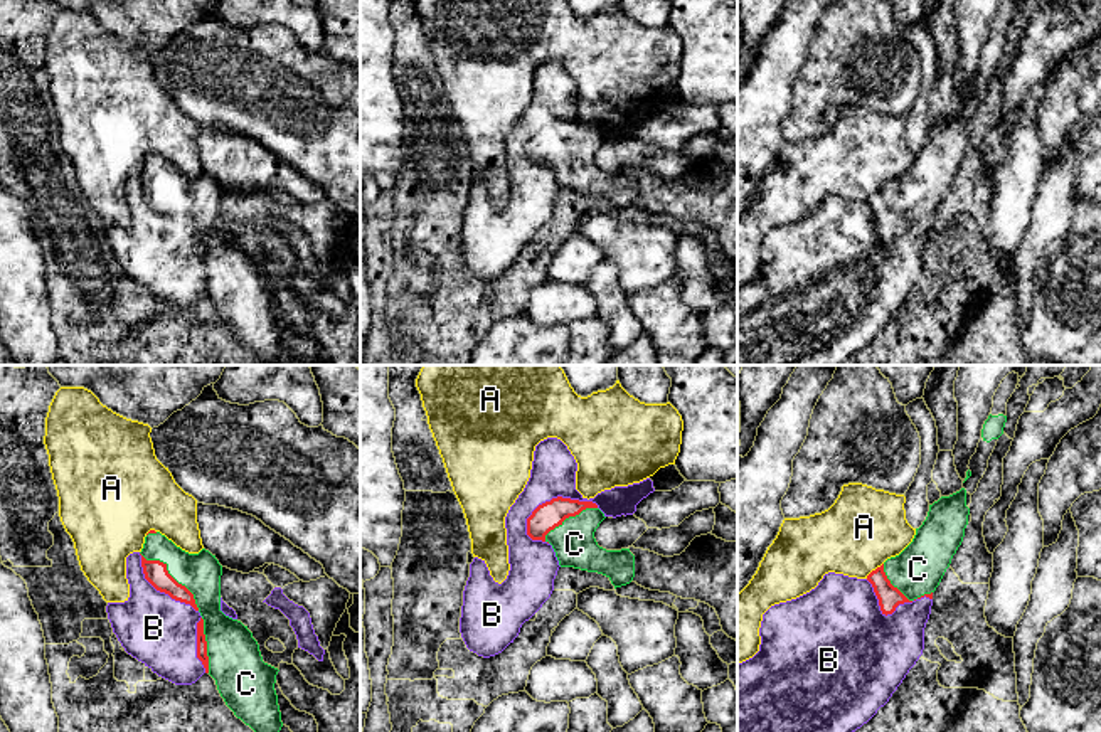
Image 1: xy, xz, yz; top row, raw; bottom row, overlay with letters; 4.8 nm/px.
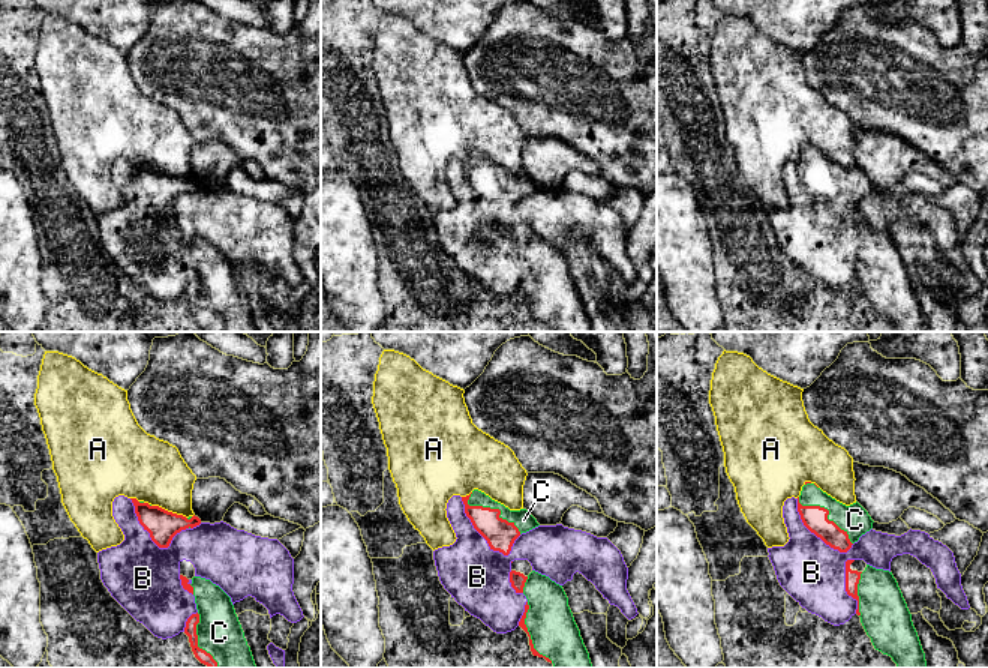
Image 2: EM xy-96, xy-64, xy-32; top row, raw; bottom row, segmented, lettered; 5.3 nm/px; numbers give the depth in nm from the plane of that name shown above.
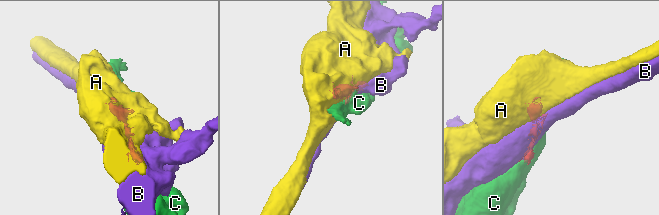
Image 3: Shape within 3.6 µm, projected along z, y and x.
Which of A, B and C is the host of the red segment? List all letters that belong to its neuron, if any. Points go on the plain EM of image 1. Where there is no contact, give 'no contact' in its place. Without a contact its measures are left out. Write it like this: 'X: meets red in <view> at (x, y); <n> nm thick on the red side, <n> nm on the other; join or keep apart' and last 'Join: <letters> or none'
A: meets red in yz at (876, 192); 110 nm thick on the red side, 380 nm on the other; keep apart
B: meets red in xz at (554, 122); 140 nm thick on the red side, 220 nm on the other; keep apart
C: meets red in xy at (170, 199); 110 nm thick on the red side, 190 nm on the other; join
Join: C

